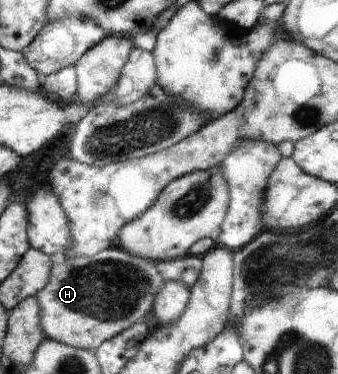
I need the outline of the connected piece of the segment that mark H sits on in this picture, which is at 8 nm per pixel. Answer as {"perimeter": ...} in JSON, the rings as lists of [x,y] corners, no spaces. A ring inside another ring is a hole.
{"perimeter":[[[117,245],[93,256],[66,255],[64,262],[54,264],[50,270],[48,284],[34,294],[41,306],[41,328],[47,339],[56,340],[72,348],[80,348],[95,352],[106,340],[121,335],[126,328],[135,323],[146,321],[146,316],[154,312],[157,304],[157,293],[165,287],[165,283],[181,281],[191,288],[201,277],[204,261],[198,256],[186,254],[178,259],[154,262],[141,257],[132,256]]]}

